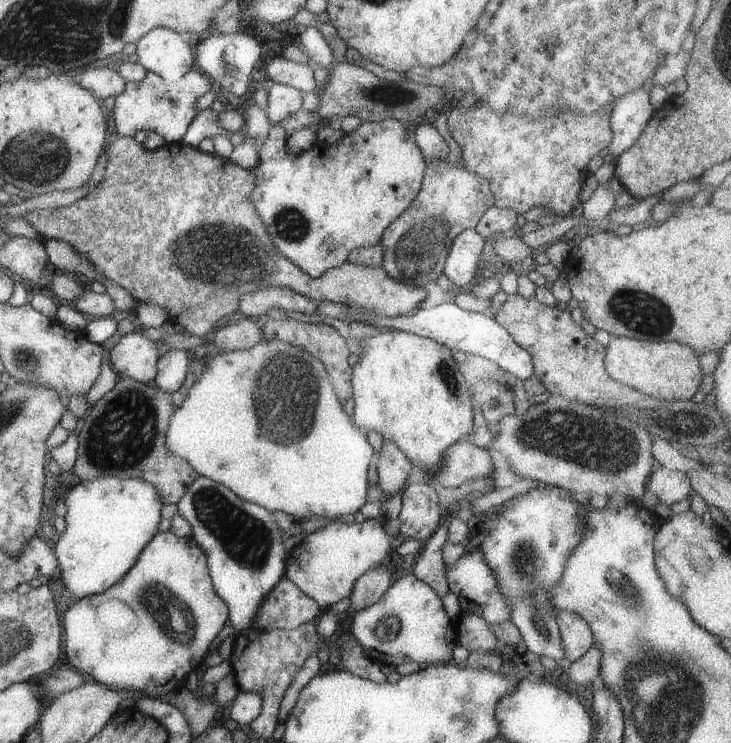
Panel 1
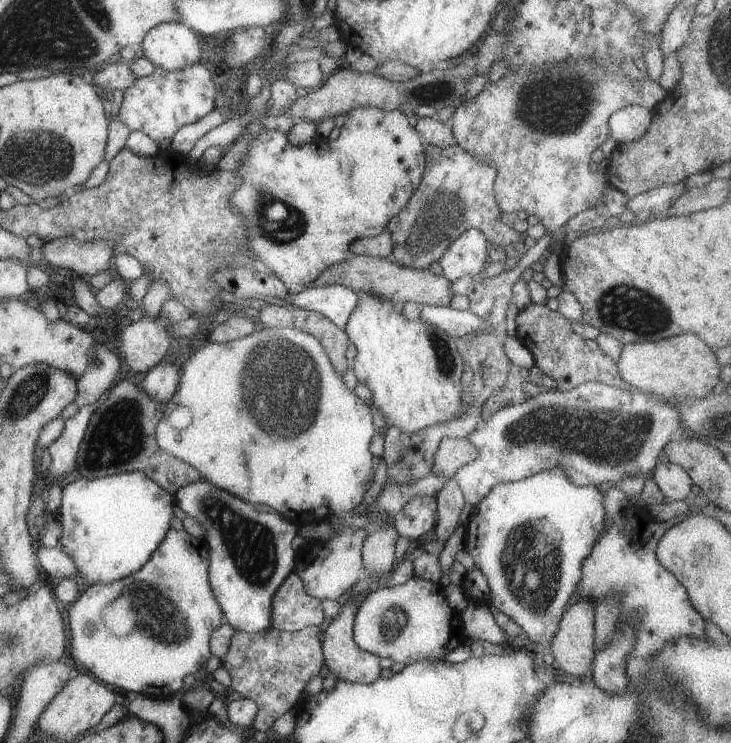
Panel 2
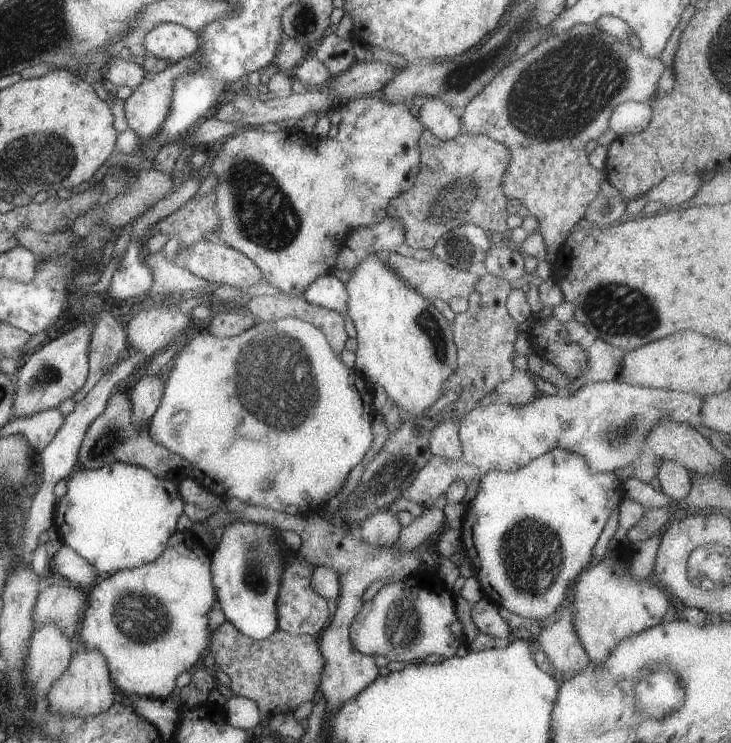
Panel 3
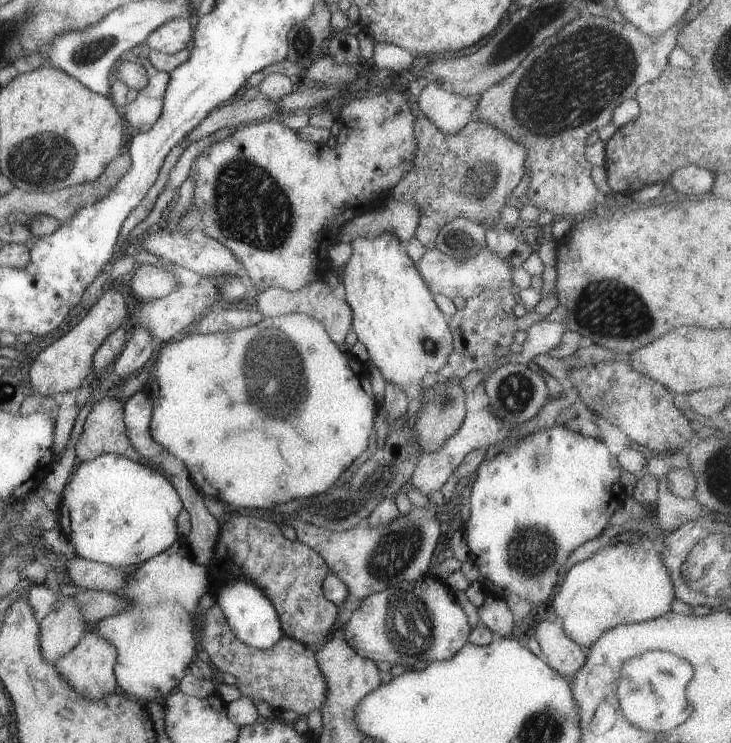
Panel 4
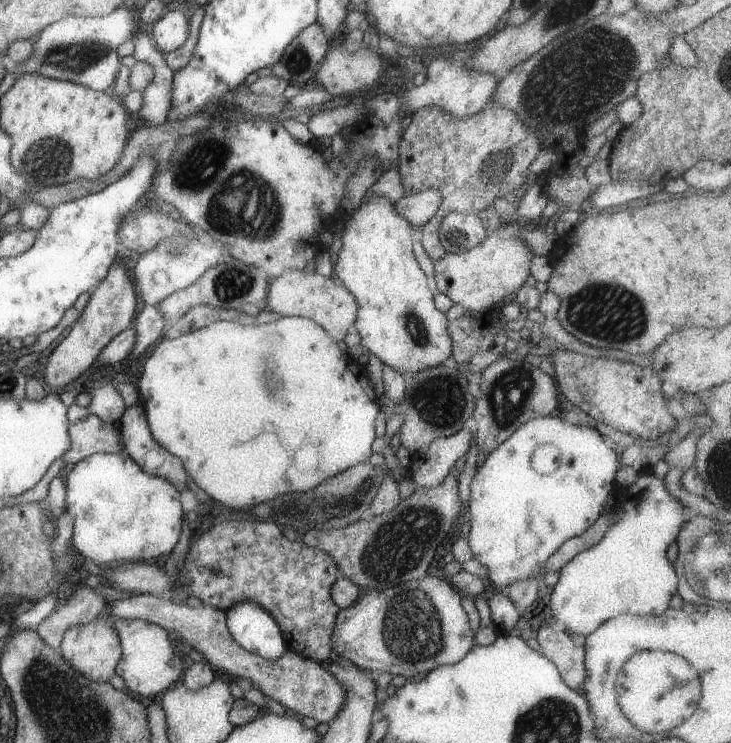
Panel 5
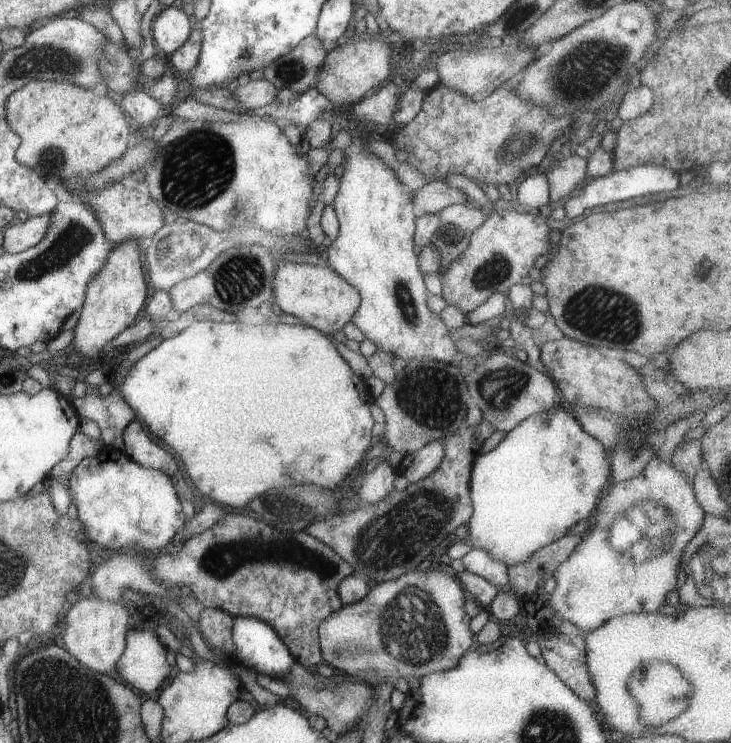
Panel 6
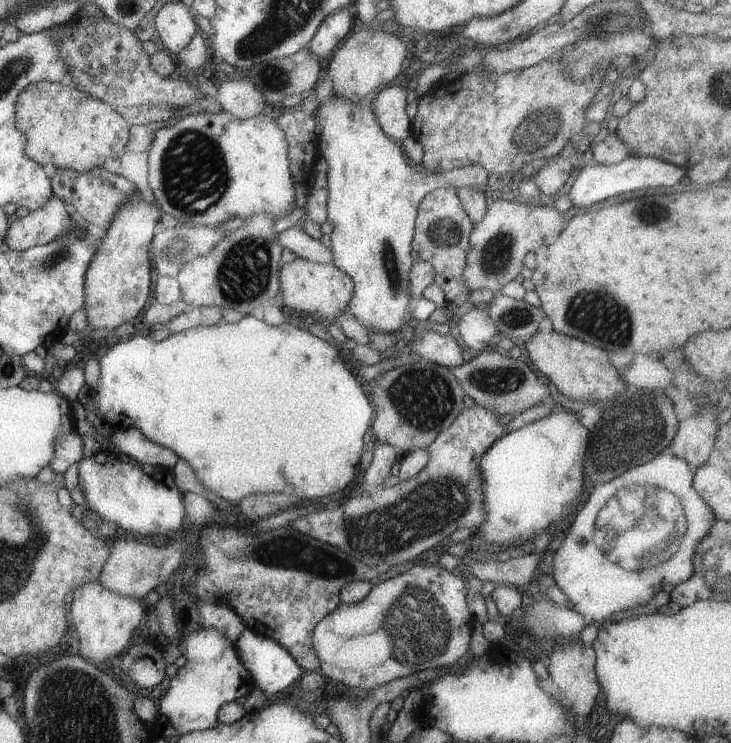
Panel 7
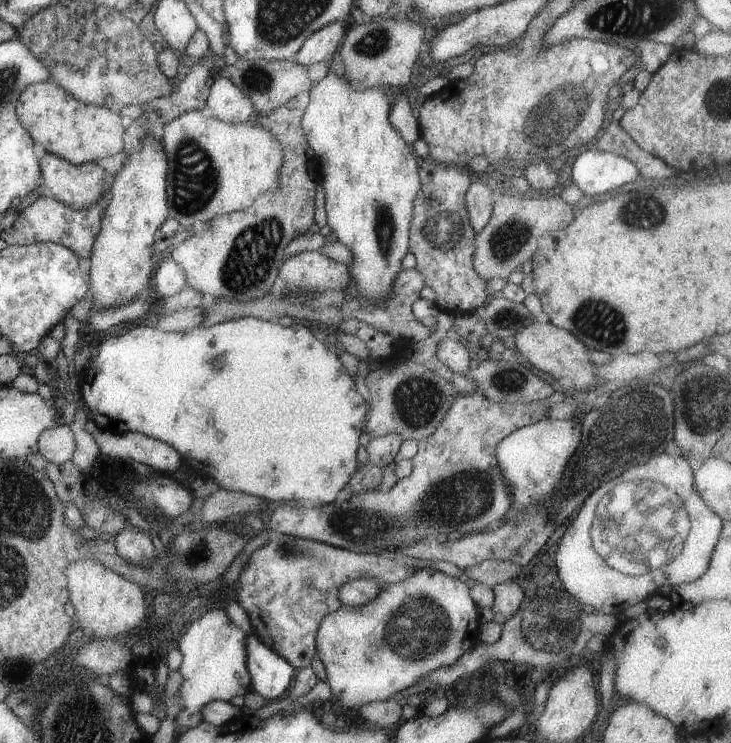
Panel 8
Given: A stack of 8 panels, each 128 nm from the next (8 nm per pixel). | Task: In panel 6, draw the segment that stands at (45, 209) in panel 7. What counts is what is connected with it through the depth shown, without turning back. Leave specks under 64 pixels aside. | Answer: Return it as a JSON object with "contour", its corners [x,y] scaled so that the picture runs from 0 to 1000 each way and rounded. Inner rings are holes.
{"contour":[[[68,287],[37,292],[34,299],[18,301],[3,314],[1,332],[7,341],[27,341],[53,326],[59,318]]]}

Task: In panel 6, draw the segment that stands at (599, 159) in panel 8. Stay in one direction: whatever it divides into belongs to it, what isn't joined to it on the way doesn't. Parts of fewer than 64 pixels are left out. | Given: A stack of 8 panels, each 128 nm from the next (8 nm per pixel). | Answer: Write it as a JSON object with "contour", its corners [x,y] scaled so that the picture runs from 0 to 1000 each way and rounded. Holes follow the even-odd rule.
{"contour":[[[874,222],[870,225],[860,225],[859,227],[850,227],[848,230],[837,229],[824,238],[810,238],[803,249],[795,252],[795,258],[784,266],[778,266],[772,275],[773,289],[778,293],[792,291],[802,280],[811,280],[811,277],[825,277],[825,275],[836,275],[836,272],[850,272],[859,266],[869,266],[869,264],[888,262],[897,258],[925,258],[930,250],[927,246],[929,234],[911,226],[889,222]]]}

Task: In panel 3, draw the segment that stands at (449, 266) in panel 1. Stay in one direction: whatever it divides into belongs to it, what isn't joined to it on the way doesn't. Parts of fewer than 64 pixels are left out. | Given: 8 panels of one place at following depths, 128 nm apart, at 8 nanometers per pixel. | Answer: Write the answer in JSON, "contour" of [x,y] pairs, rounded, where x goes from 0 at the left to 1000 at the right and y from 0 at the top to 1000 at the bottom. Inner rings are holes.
{"contour":[[[636,300],[613,310],[592,330],[591,342],[620,361],[639,365],[648,353],[659,353],[669,335],[669,314]]]}

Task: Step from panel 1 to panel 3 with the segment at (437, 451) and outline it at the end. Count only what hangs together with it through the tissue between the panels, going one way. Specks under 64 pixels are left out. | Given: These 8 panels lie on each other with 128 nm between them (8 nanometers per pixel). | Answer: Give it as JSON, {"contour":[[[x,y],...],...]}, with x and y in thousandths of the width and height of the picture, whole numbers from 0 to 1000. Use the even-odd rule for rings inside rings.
{"contour":[[[492,345],[480,366],[482,370],[471,386],[476,396],[473,420],[486,441],[488,462],[483,495],[502,513],[521,520],[529,538],[554,560],[579,561],[587,546],[610,528],[605,526],[605,514],[609,510],[622,513],[620,499],[624,493],[624,466],[620,460],[617,433],[613,433],[590,405],[570,396],[525,357],[521,345]]]}

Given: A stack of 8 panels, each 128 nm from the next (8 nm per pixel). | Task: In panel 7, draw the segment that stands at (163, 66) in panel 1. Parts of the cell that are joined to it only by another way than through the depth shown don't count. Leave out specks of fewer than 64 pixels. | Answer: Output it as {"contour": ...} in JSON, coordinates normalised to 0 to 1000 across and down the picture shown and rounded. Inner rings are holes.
{"contour":[[[246,1],[223,5],[211,26],[216,62],[231,73],[242,73],[272,40],[264,19]]]}

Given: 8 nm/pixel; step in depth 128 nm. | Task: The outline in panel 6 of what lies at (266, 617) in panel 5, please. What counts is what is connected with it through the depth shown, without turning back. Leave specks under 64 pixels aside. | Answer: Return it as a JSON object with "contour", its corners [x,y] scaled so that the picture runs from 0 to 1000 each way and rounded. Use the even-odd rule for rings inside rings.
{"contour":[[[338,828],[320,829],[315,856],[323,875],[321,890],[349,902],[350,906],[364,907],[369,913],[386,917],[386,910],[404,891],[379,852],[353,832]]]}

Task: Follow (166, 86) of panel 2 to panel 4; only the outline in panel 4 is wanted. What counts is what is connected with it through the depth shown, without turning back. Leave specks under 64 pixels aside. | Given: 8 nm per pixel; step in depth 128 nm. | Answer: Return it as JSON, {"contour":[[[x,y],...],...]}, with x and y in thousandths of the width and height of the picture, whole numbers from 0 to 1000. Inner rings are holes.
{"contour":[[[189,79],[202,100],[202,109],[189,121],[187,129],[166,147],[171,167],[176,170],[207,170],[220,156],[223,128],[231,98],[216,96],[201,79]]]}

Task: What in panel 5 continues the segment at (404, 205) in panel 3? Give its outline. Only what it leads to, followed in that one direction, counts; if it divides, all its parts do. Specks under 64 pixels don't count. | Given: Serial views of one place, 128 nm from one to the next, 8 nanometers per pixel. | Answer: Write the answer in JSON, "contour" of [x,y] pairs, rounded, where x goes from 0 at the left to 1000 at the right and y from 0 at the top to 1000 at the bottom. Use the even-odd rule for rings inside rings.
{"contour":[[[677,140],[666,141],[663,148],[658,147],[633,162],[620,160],[596,143],[572,144],[560,157],[560,167],[551,174],[550,188],[544,197],[546,221],[543,226],[554,264],[570,261],[590,252],[601,256],[603,272],[595,281],[591,293],[584,295],[575,308],[577,312],[575,328],[592,353],[602,350],[609,341],[599,326],[599,304],[603,295],[620,284],[659,289],[676,266],[688,265],[692,258],[703,257],[715,248],[722,233],[724,219],[729,218],[735,205],[751,188],[740,178],[729,176],[710,164],[699,148]]]}

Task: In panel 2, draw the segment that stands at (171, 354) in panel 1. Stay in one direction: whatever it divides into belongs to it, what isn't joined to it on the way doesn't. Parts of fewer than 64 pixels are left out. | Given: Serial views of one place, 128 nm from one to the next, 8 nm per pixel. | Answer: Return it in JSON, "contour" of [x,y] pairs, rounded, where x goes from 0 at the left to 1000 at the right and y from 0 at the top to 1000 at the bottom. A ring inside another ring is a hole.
{"contour":[[[231,482],[208,493],[194,510],[193,522],[204,536],[228,541],[241,530],[248,495],[231,490]]]}

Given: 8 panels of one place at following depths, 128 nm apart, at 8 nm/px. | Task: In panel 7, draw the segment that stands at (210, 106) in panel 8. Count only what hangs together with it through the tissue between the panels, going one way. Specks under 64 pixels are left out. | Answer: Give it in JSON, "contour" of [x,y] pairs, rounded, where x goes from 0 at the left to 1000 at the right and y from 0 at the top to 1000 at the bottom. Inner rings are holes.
{"contour":[[[297,102],[297,121],[293,129],[305,149],[337,160],[353,155],[364,141],[357,122],[338,106],[319,106]]]}

